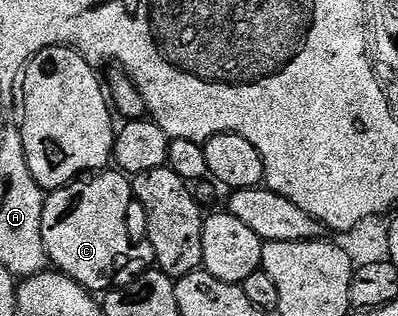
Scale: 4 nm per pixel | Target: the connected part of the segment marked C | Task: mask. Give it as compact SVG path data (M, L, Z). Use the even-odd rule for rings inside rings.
M105 169L51 192L45 198L42 209L42 241L51 266L90 293L107 292L117 282L116 274L132 251L132 239L128 236L128 210L132 203L134 207L132 179L119 169Z

